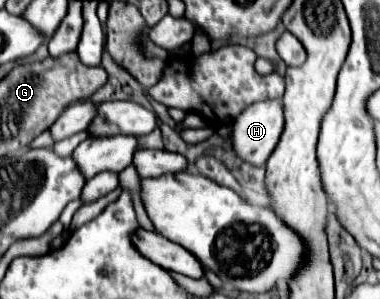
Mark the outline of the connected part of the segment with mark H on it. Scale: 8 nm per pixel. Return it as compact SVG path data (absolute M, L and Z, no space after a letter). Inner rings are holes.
M261 100L247 106L233 122L231 144L245 162L263 166L285 128L281 100Z

